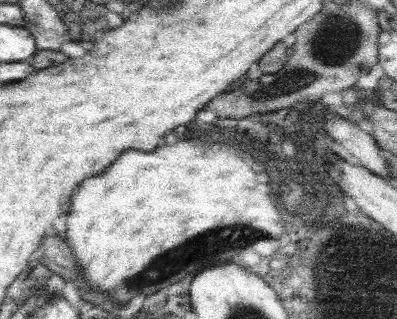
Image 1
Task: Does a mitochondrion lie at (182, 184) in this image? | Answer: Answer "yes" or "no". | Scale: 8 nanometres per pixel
no

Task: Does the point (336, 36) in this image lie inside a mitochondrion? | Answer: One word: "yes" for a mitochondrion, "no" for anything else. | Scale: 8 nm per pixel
yes

